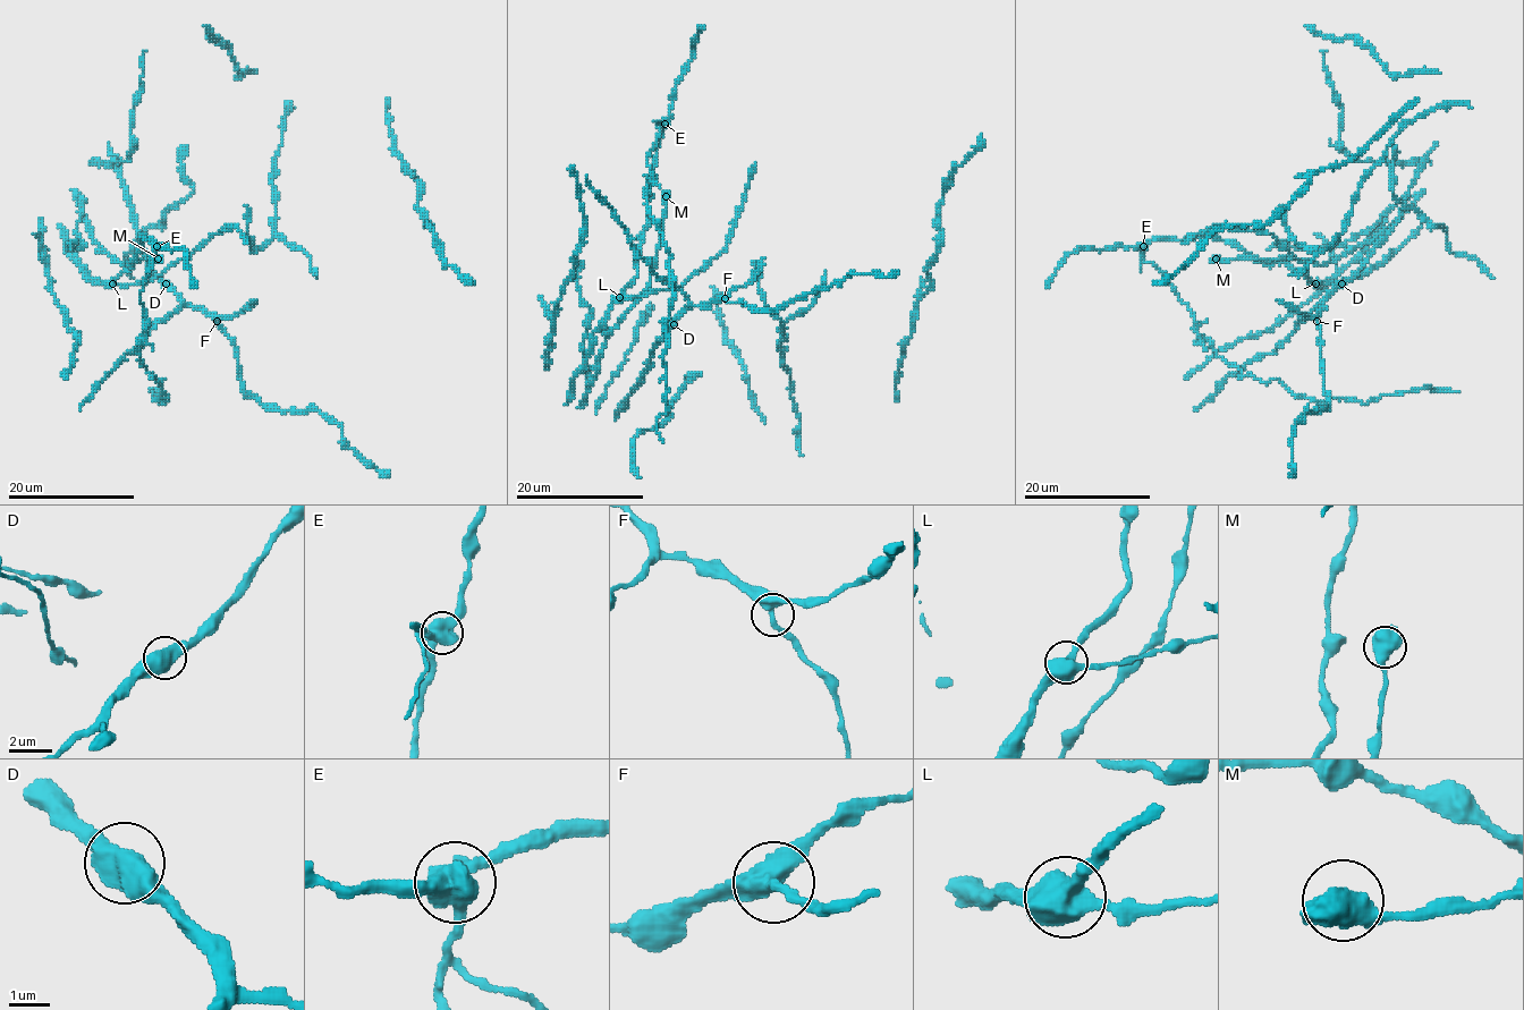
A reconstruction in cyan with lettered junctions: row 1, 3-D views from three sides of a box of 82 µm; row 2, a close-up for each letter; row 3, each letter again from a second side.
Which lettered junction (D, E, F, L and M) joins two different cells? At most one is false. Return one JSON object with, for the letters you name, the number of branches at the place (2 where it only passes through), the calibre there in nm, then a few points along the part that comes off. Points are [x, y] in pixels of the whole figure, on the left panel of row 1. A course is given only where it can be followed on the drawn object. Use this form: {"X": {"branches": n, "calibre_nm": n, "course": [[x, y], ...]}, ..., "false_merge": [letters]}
{"E": {"branches": 4, "calibre_nm": 600, "course": [[157, 246], [140, 298], [140, 356], [164, 379], [164, 401], [157, 392]]}, "false_merge": ["E"]}

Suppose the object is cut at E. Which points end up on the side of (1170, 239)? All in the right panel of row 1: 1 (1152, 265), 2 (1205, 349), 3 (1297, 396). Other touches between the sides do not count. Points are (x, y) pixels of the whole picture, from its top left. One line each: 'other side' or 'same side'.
1: other side
2: other side
3: other side

